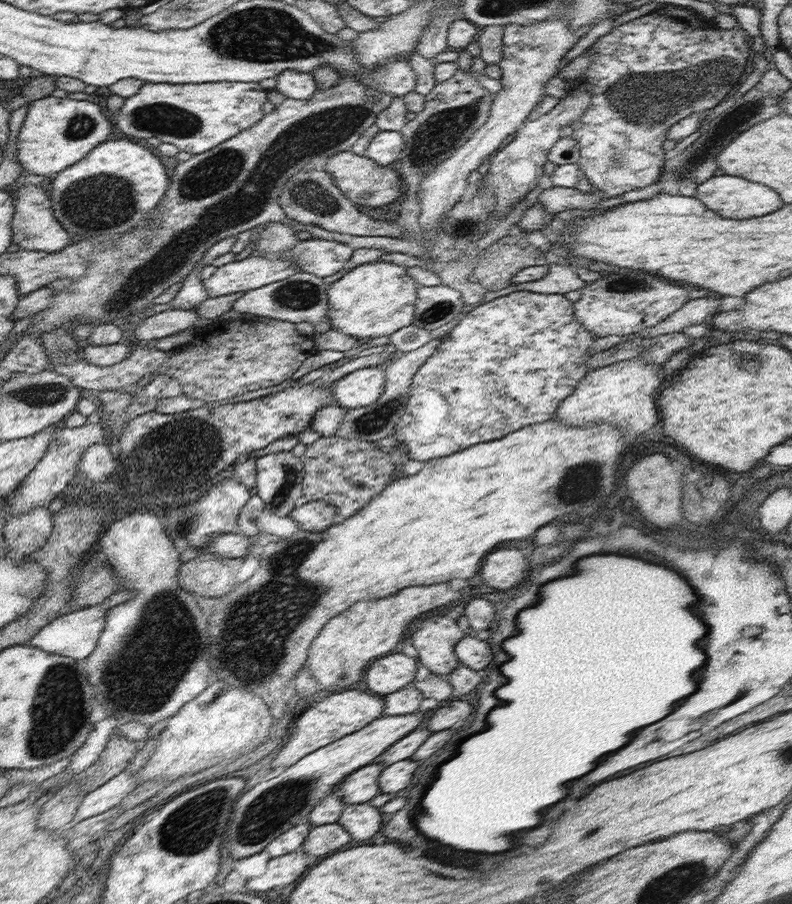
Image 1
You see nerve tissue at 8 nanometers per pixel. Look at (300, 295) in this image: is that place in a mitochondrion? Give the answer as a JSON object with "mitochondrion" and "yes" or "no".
{"mitochondrion":"yes"}

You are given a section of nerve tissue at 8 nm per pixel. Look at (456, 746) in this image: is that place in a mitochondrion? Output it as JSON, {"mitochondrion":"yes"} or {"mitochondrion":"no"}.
{"mitochondrion":"no"}

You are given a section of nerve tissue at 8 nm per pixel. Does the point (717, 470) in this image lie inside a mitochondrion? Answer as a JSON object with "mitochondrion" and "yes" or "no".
{"mitochondrion":"no"}

